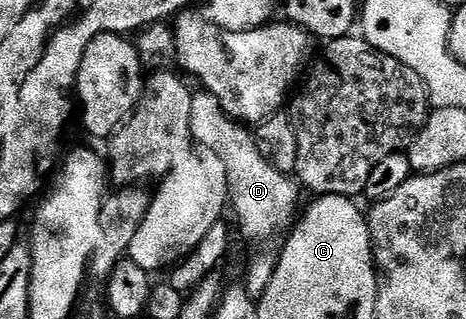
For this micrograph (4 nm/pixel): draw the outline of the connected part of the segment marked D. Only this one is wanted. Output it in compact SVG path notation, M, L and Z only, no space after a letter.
M206 90L194 93L191 104L191 130L194 141L207 152L215 154L227 170L231 208L237 214L242 234L251 242L267 242L294 214L301 195L300 185L276 168L261 152L260 146L244 125L234 121L224 112L219 100Z

